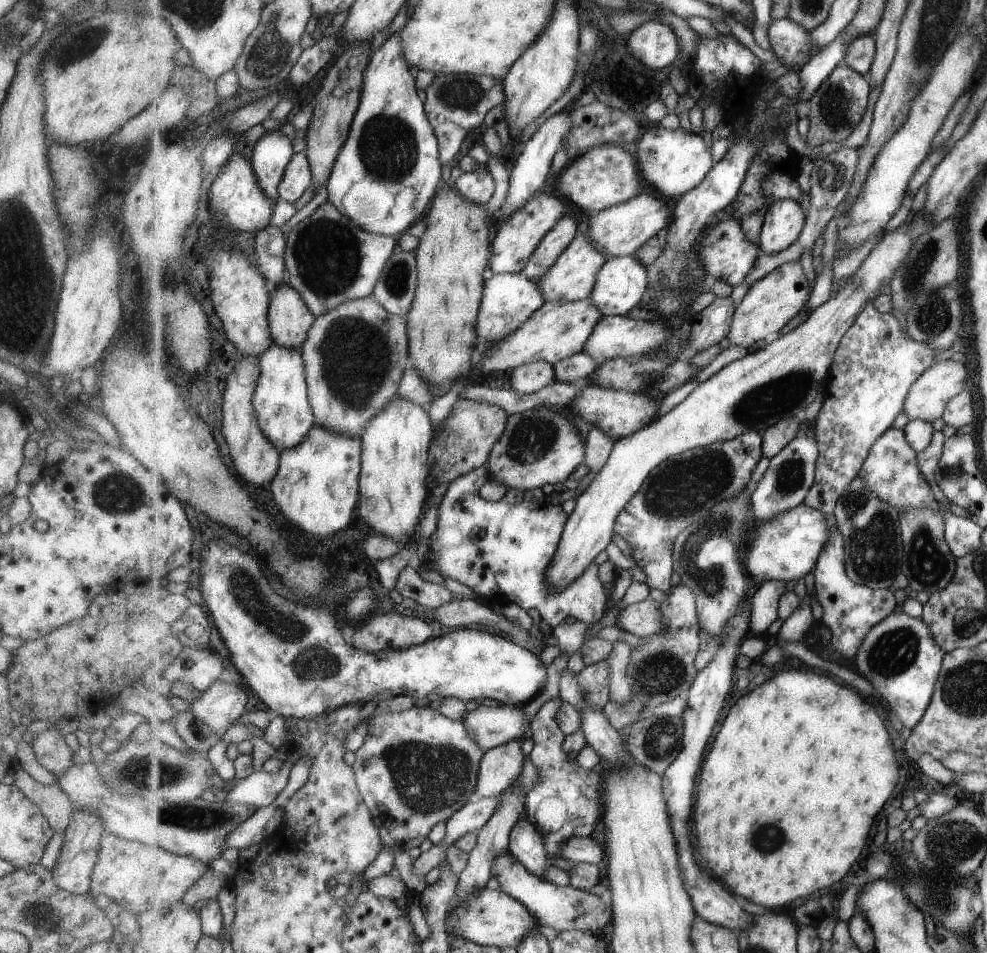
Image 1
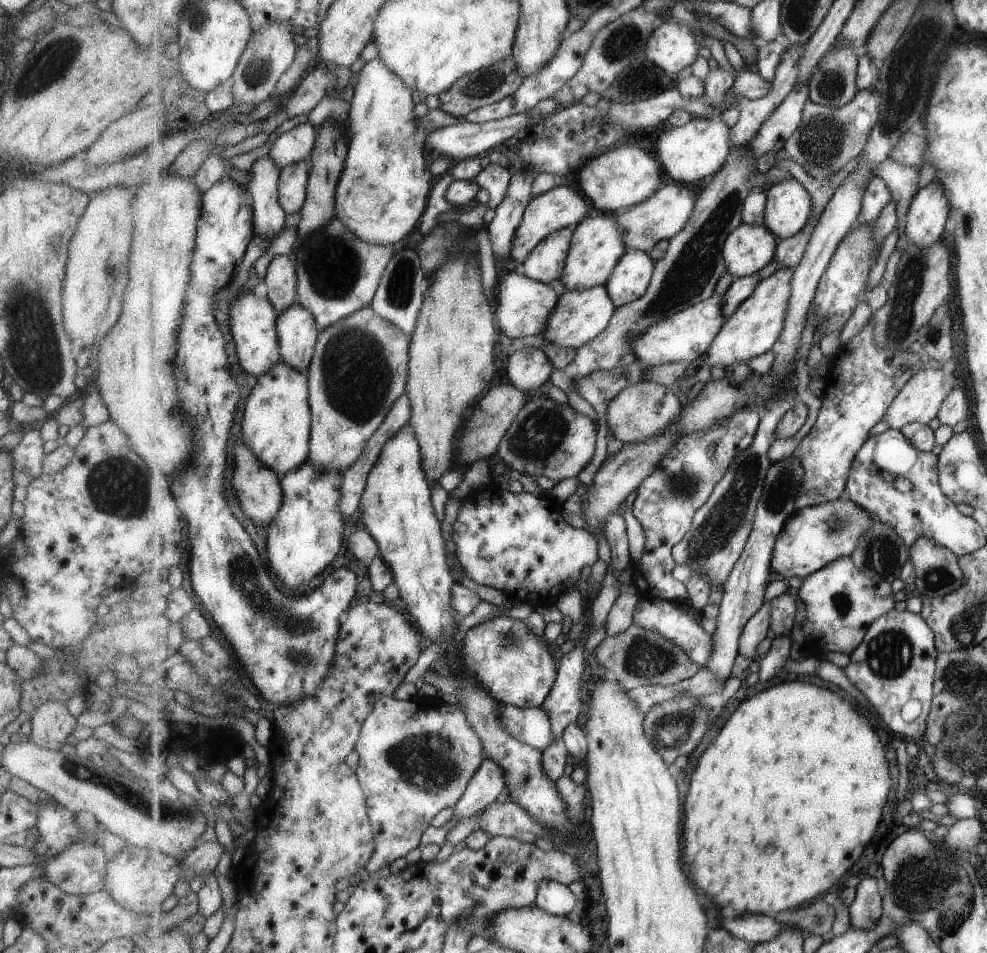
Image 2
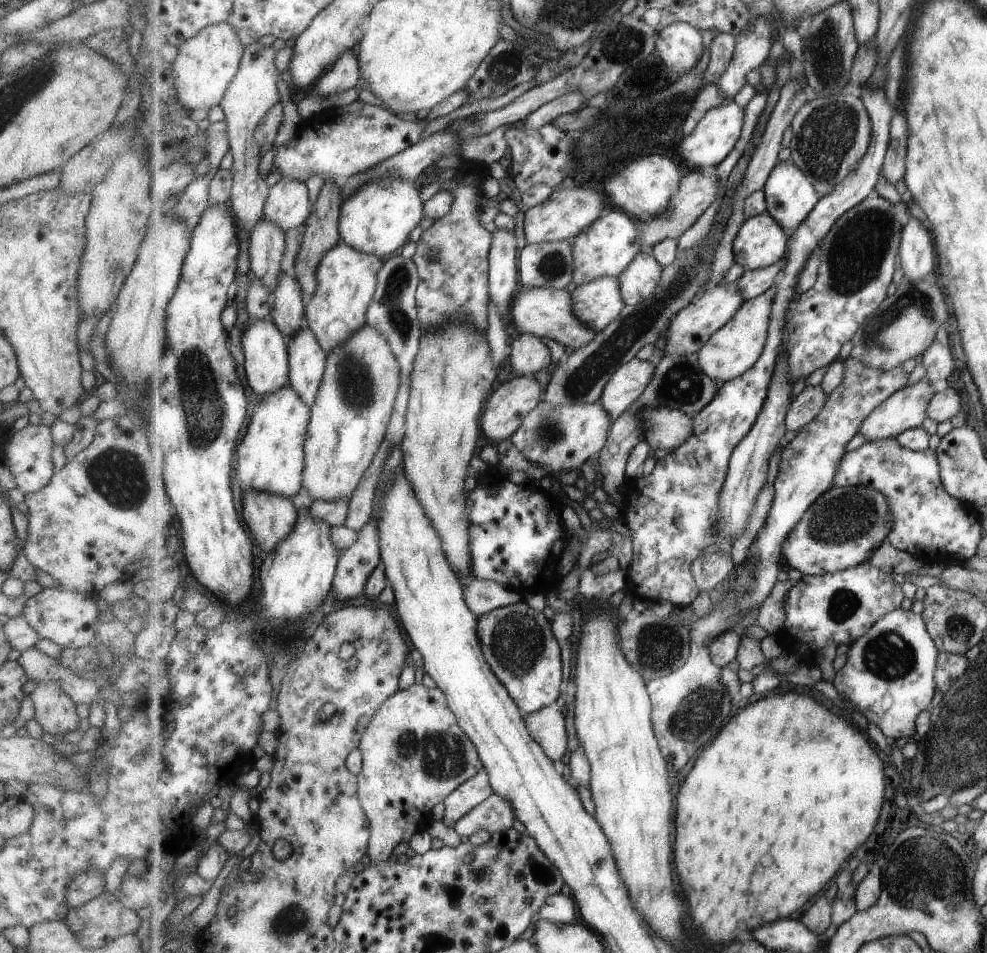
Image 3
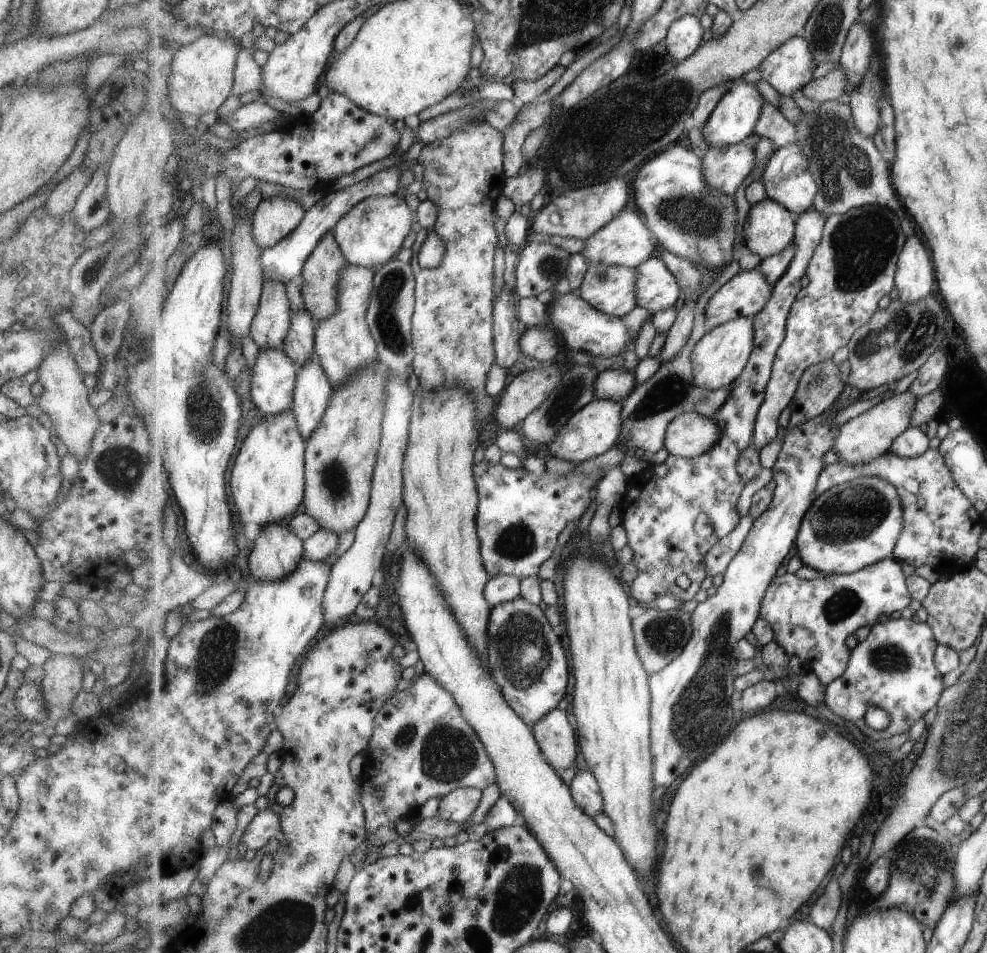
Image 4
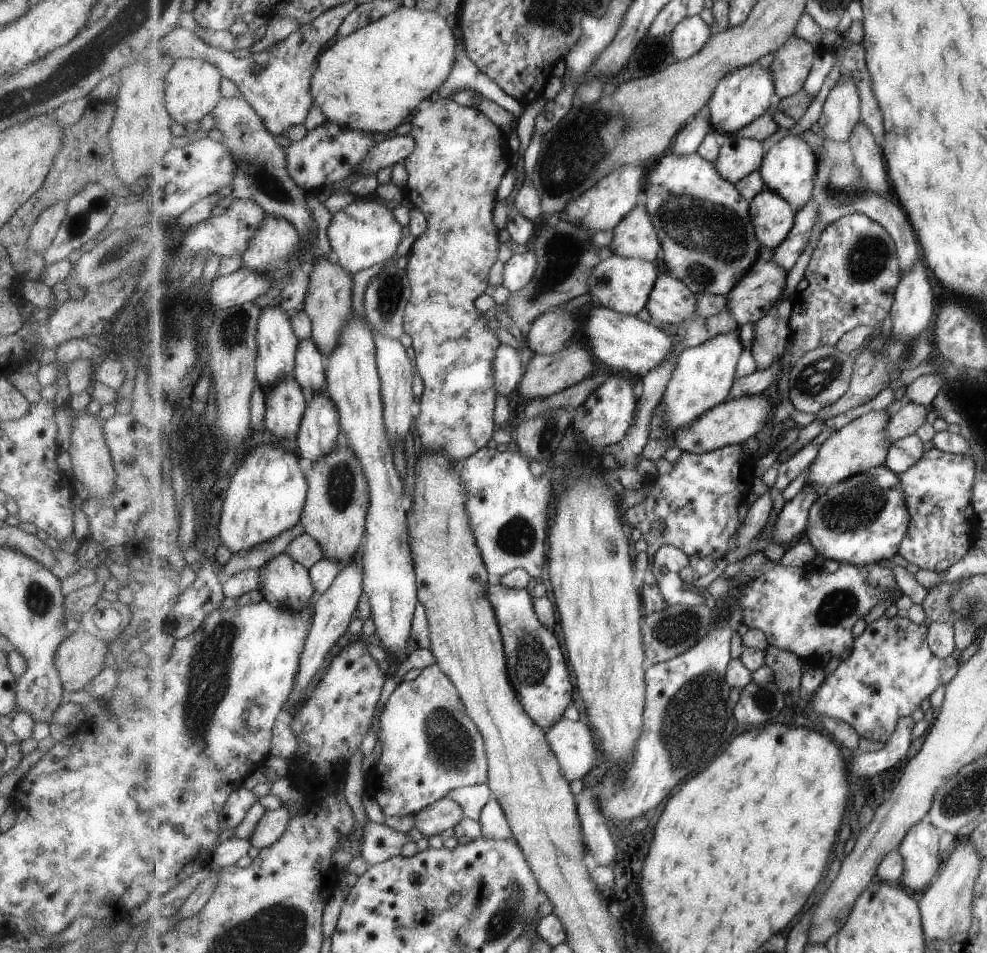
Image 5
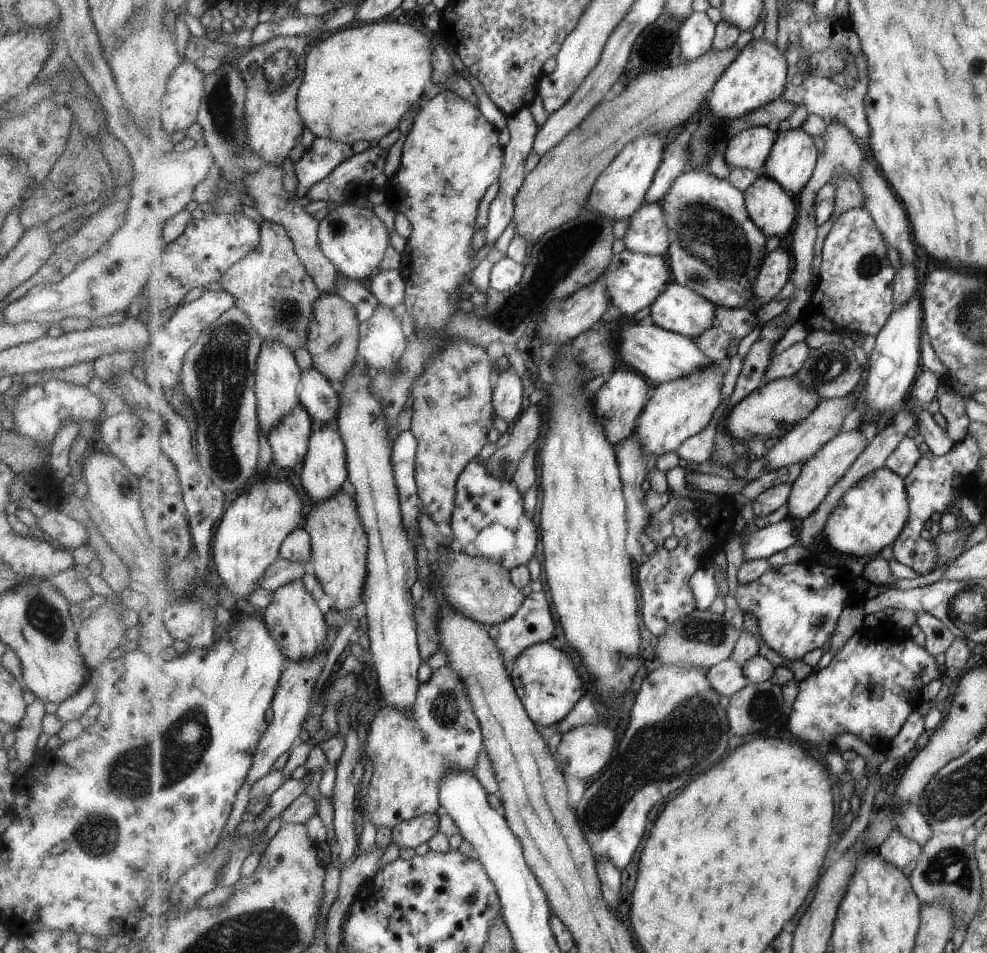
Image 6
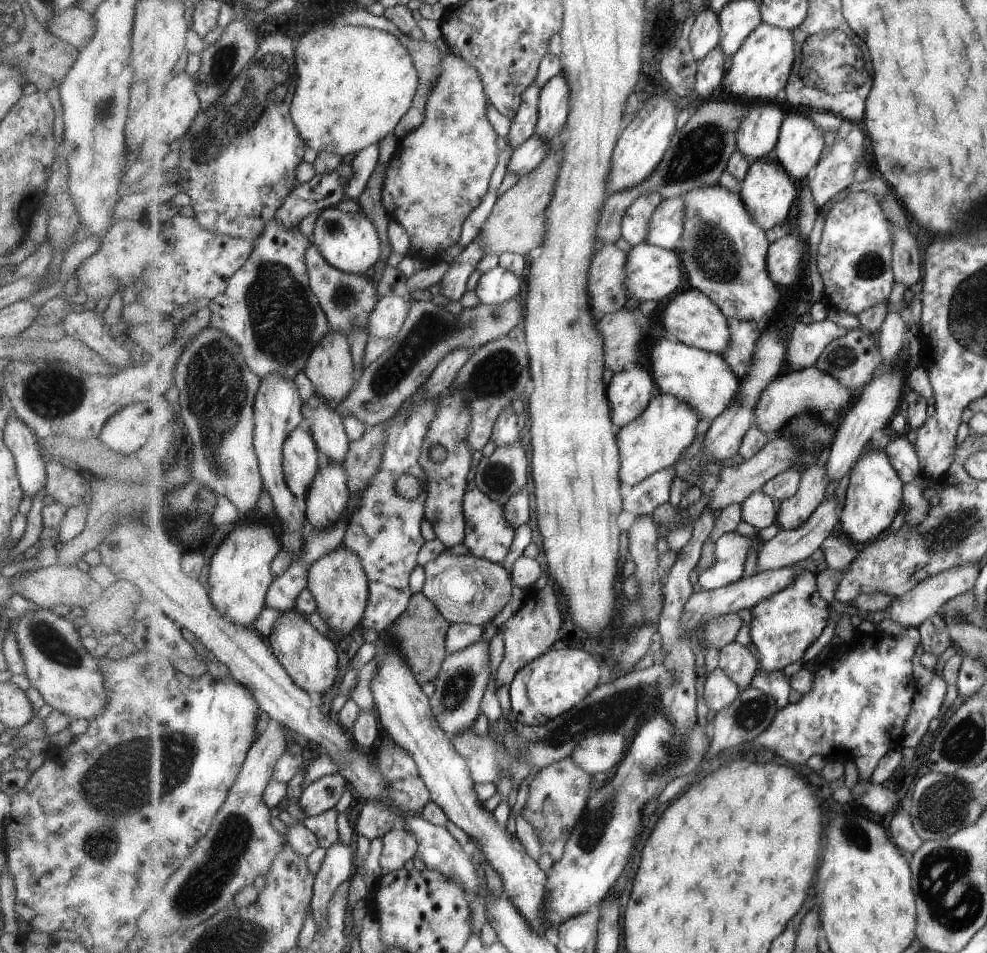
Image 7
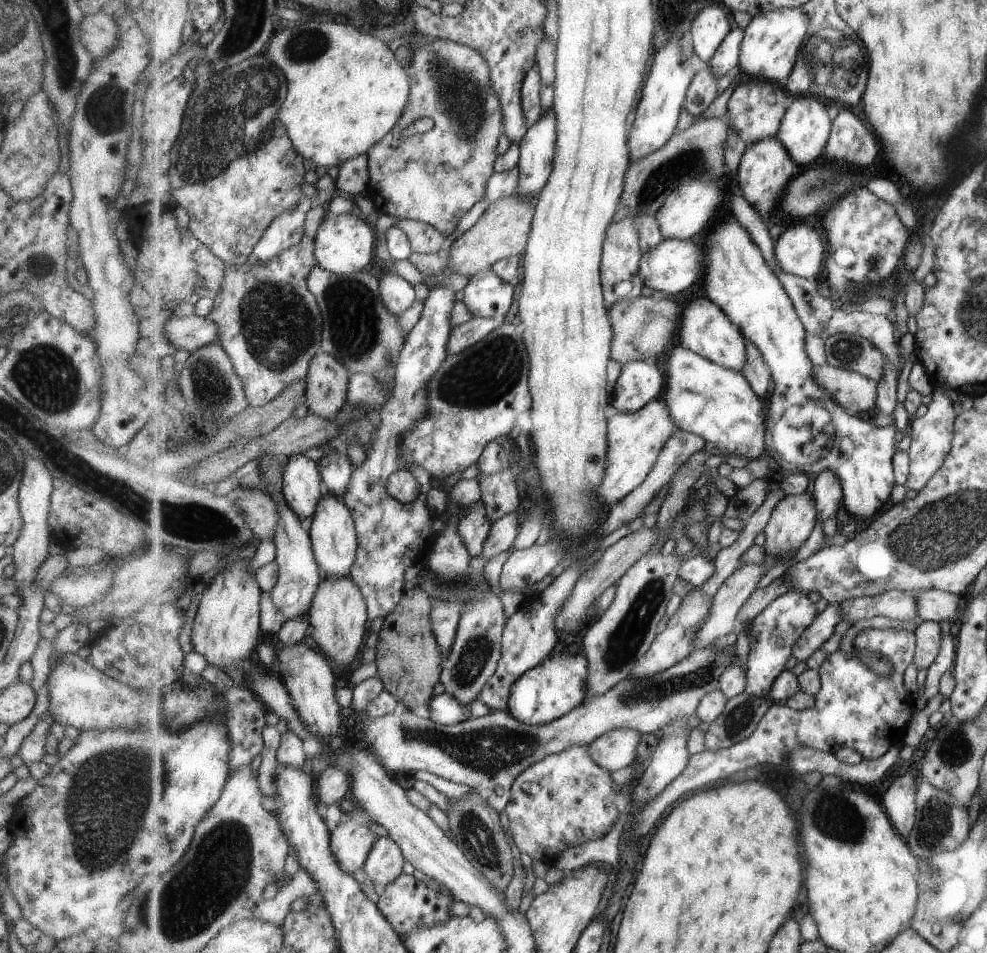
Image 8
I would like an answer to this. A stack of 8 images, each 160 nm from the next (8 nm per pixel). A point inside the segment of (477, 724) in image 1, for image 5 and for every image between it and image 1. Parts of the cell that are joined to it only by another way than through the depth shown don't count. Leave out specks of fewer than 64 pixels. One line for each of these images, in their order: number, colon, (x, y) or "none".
2: (533, 726)
3: (547, 725)
4: (558, 739)
5: (574, 743)

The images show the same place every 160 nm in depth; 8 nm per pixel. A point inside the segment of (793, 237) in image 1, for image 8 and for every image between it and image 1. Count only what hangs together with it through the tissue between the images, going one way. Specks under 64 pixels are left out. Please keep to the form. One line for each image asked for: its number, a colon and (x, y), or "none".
2: (788, 209)
3: (791, 196)
4: (788, 177)
5: (790, 166)
6: (793, 159)
7: (801, 142)
8: (806, 128)

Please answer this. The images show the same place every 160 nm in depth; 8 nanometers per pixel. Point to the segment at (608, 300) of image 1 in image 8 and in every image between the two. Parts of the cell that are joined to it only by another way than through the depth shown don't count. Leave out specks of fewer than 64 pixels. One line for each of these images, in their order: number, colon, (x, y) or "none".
2: (632, 276)
3: (639, 280)
4: (657, 288)
5: (672, 301)
6: (680, 309)
7: (691, 316)
8: (706, 328)

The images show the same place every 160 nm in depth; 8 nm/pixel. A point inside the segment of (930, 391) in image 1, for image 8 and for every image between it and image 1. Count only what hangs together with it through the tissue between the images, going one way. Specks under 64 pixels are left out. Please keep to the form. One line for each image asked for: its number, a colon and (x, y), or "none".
2: (921, 399)
3: (908, 408)
4: (863, 438)
5: (864, 443)
6: (821, 472)
7: (792, 513)
8: (795, 517)

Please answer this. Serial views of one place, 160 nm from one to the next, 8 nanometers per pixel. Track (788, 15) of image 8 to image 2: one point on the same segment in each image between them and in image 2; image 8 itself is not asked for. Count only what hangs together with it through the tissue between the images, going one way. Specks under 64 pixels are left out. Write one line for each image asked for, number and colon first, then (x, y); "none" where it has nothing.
2: (696, 150)
3: (716, 134)
4: (736, 116)
5: (743, 95)
6: (758, 77)
7: (761, 69)

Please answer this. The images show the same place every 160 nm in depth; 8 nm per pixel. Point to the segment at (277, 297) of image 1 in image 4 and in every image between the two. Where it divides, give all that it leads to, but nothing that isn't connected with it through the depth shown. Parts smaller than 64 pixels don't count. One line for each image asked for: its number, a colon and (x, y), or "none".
2: (298, 329)
3: (308, 358)
4: (313, 389)

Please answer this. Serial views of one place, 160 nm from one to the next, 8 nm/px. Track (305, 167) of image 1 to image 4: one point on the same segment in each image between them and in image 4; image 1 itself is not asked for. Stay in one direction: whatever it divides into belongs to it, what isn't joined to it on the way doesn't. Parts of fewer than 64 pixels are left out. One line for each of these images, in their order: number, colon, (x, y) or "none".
2: (293, 188)
3: (288, 204)
4: (276, 217)

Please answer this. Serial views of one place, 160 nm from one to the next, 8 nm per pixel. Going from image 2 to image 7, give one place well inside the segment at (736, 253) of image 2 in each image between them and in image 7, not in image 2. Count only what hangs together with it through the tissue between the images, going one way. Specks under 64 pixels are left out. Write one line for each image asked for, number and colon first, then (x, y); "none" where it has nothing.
3: (761, 241)
4: (770, 228)
5: (774, 217)
6: (774, 209)
7: (768, 191)

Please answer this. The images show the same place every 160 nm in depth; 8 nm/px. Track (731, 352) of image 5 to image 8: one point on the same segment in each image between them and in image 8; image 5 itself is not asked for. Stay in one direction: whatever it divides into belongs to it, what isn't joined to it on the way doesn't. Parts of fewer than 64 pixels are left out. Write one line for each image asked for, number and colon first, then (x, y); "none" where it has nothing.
6: (679, 408)
7: (668, 426)
8: (636, 440)

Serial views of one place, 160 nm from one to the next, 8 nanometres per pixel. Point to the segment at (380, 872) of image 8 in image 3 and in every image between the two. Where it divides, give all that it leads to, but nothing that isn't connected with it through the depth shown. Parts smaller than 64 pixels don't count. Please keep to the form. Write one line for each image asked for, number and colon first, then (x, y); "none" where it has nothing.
3: (478, 789)
4: (459, 805)
5: (442, 816)
6: (410, 833)
7: (400, 845)

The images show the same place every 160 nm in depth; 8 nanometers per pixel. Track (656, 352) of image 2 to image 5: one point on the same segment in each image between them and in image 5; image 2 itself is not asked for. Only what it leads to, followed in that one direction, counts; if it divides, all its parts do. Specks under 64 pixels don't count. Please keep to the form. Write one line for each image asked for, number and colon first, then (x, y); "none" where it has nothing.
3: (693, 326)
4: (745, 294)
5: (755, 294)

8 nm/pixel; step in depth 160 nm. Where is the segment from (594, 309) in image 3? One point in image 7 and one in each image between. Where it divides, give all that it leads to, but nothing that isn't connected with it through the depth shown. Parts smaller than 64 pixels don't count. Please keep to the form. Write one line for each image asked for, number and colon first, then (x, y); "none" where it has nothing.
4: (611, 290)
5: (623, 284)
6: (634, 281)
7: (652, 272)

